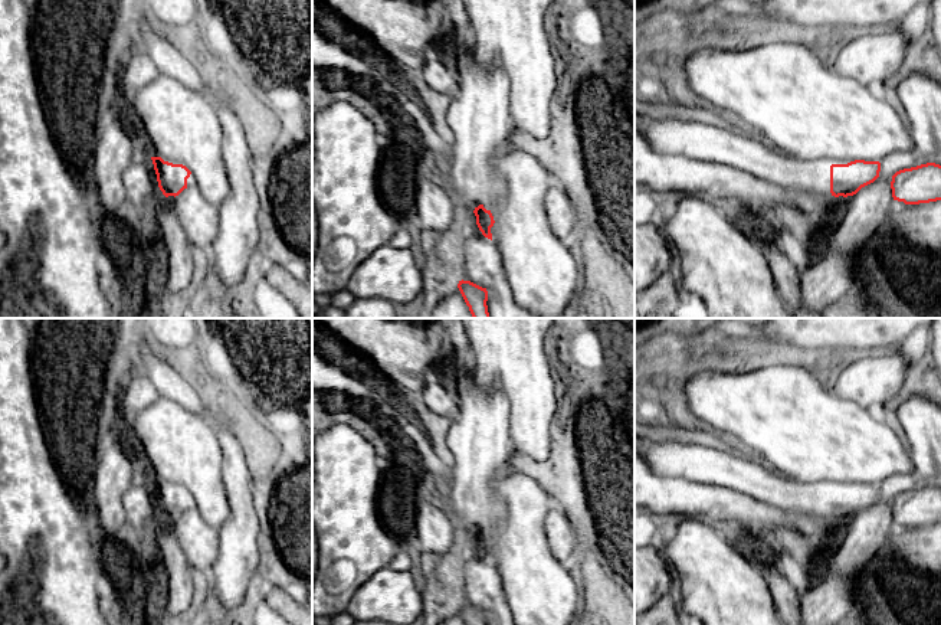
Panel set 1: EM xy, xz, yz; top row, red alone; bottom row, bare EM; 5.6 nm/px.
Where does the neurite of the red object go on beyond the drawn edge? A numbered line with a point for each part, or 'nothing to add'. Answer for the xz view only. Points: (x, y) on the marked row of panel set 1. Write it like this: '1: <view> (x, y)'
1: xz (479, 123)

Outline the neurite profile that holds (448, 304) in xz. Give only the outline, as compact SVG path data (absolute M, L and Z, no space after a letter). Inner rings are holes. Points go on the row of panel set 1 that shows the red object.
M458 285L437 294L433 318L473 318Z

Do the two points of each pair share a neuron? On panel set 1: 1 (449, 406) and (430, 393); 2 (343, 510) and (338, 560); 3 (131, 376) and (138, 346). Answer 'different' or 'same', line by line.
1: same
2: same
3: different

